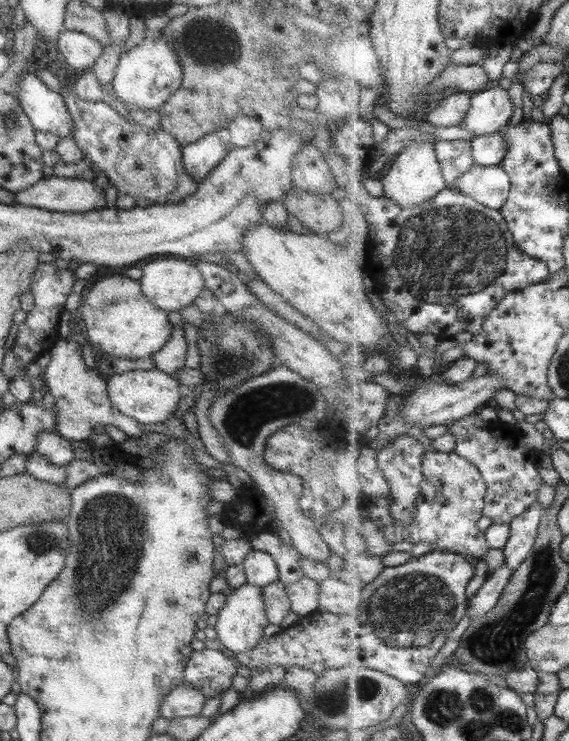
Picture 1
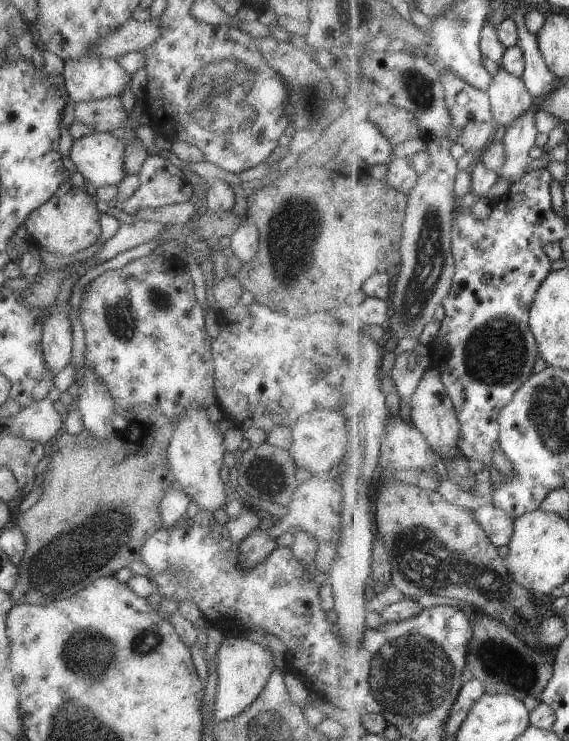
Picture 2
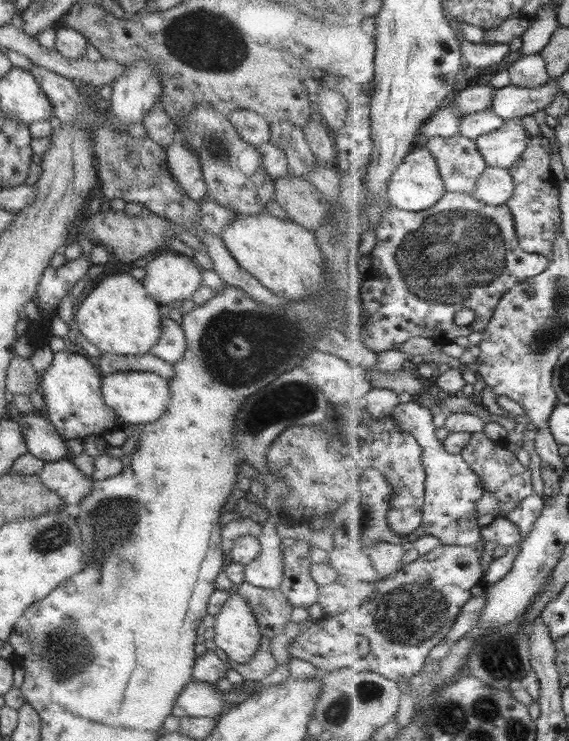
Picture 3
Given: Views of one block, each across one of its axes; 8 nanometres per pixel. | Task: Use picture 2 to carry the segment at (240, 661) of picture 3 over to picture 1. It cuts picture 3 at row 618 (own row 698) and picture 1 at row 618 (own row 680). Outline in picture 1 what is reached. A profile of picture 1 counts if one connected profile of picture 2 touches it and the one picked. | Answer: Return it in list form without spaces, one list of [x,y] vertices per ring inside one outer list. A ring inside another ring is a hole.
[[[245,583],[229,589],[226,592],[225,604],[217,611],[216,616],[214,630],[222,648],[231,650],[234,654],[251,650],[264,636],[263,628],[268,624],[260,587]]]

